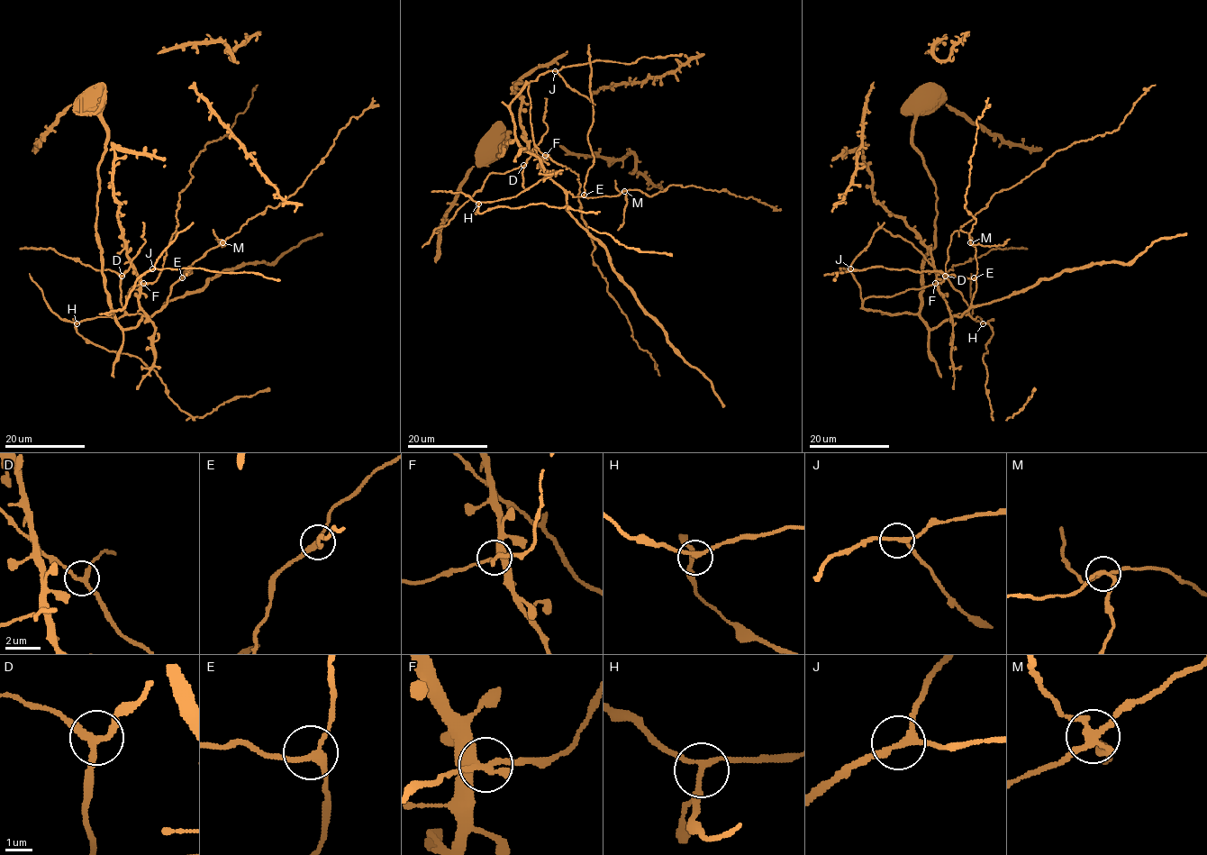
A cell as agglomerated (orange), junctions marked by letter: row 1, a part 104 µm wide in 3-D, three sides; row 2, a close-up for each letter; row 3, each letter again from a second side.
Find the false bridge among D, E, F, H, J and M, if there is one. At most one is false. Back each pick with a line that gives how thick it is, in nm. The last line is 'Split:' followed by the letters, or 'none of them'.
M: calibre 220 nm
Split: M

